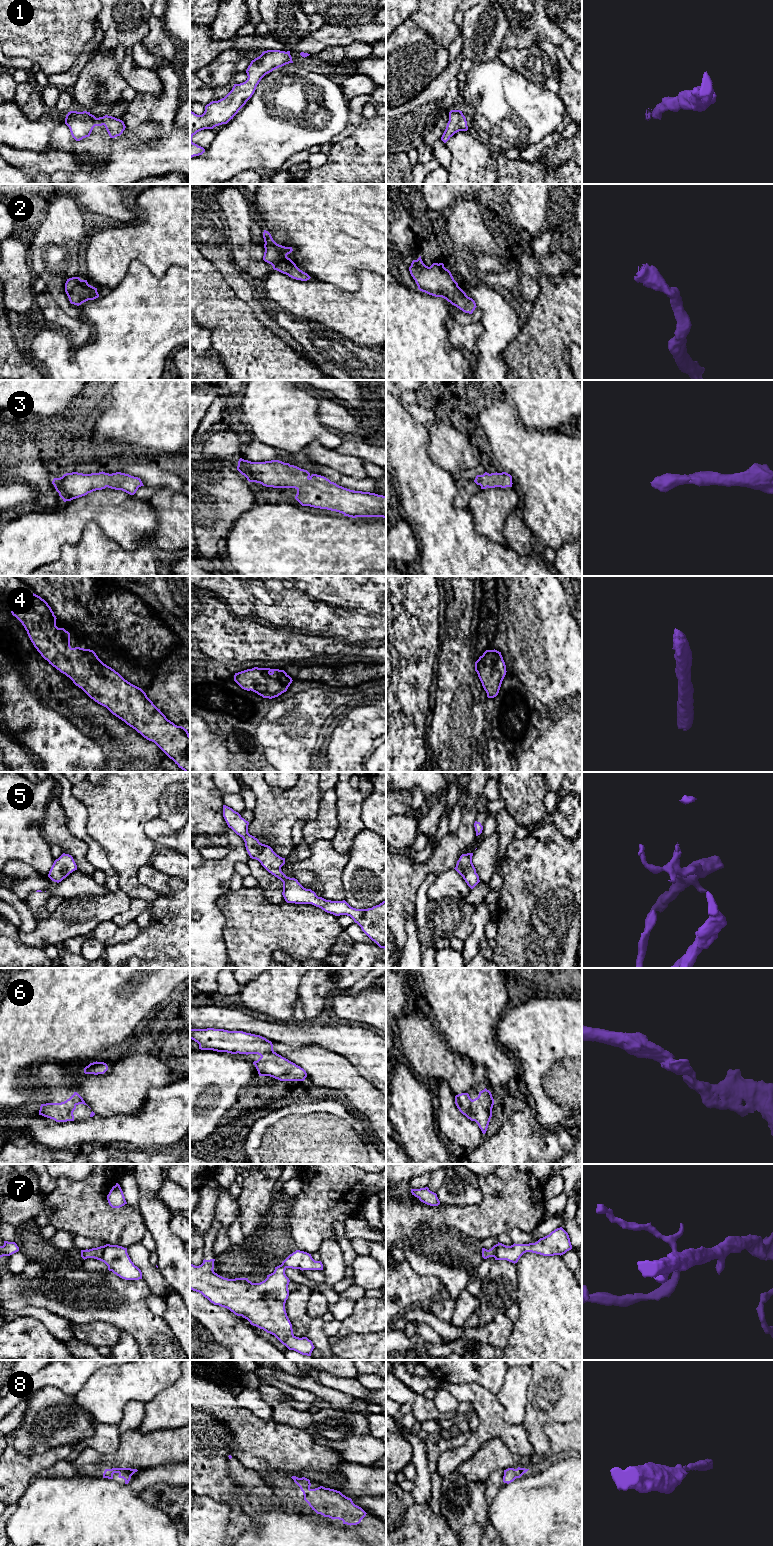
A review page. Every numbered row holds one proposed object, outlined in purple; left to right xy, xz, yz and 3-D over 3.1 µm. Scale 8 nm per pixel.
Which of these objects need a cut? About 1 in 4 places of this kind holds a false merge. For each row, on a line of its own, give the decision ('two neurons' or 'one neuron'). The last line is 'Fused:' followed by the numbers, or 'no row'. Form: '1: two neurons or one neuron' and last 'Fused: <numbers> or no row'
1: one neuron
2: one neuron
3: one neuron
4: one neuron
5: one neuron
6: one neuron
7: one neuron
8: one neuron
Fused: no row

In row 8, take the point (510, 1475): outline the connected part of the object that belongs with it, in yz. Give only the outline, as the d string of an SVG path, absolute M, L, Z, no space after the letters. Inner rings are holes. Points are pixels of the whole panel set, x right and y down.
M518 1467L517 1469L508 1468L504 1470L503 1482L509 1484L513 1482L516 1478L520 1478L528 1470L529 1469L520 1468L520 1467Z

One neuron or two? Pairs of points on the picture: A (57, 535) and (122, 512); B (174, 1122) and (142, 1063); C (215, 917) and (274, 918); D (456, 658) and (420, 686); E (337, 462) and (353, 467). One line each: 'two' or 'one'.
A: one
B: two
C: two
D: two
E: one

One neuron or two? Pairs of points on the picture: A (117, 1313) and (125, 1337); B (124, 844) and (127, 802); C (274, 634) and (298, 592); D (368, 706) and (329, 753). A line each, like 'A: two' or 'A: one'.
A: two
B: one
C: two
D: one

